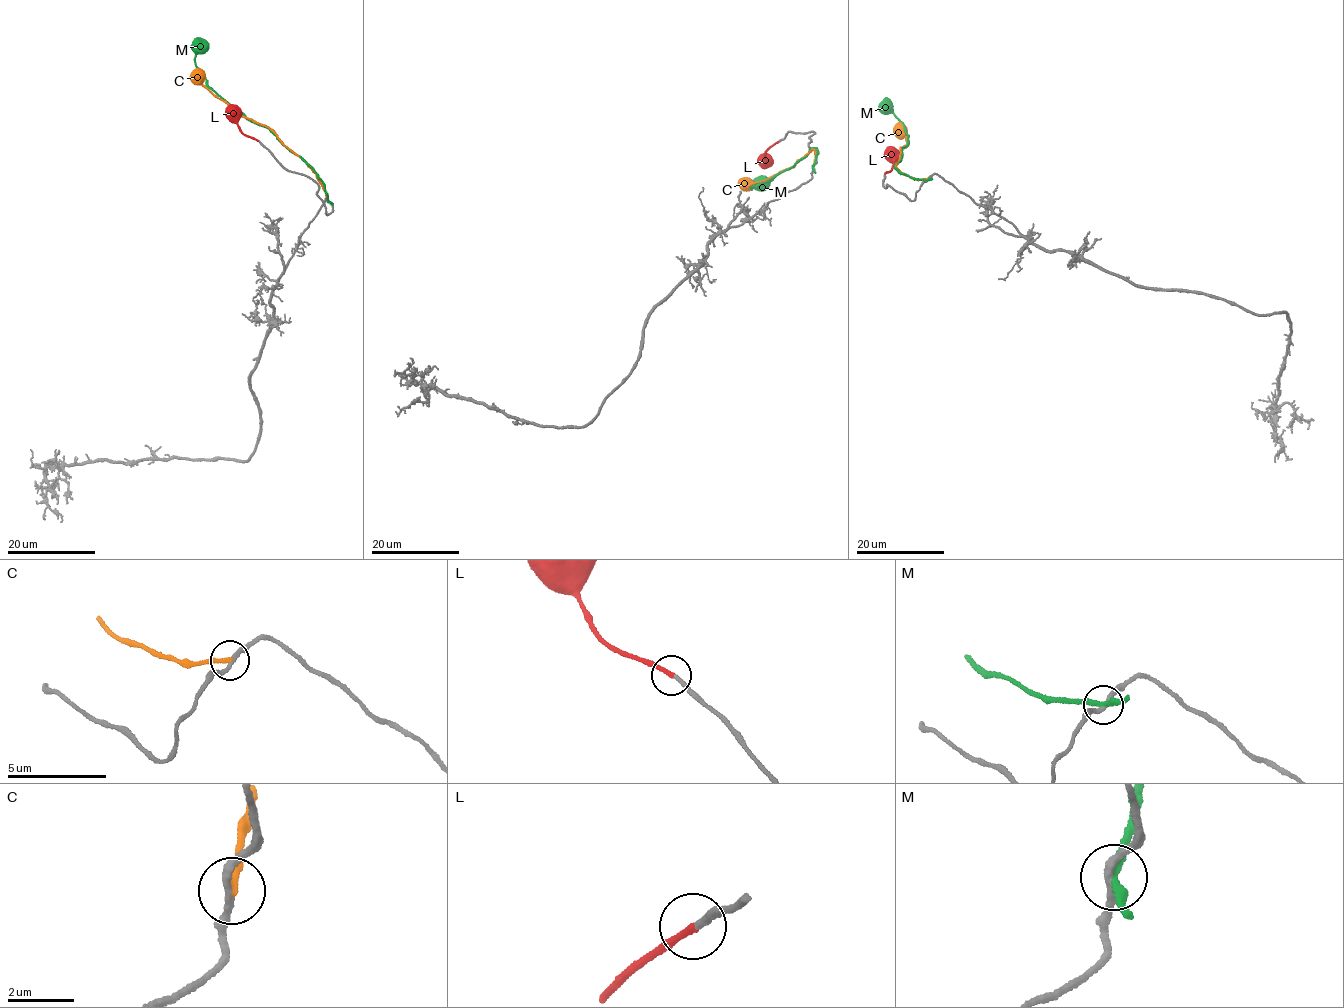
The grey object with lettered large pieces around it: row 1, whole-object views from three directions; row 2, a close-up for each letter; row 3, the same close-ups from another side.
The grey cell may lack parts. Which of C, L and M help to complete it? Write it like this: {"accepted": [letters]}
{"accepted": ["L"]}

